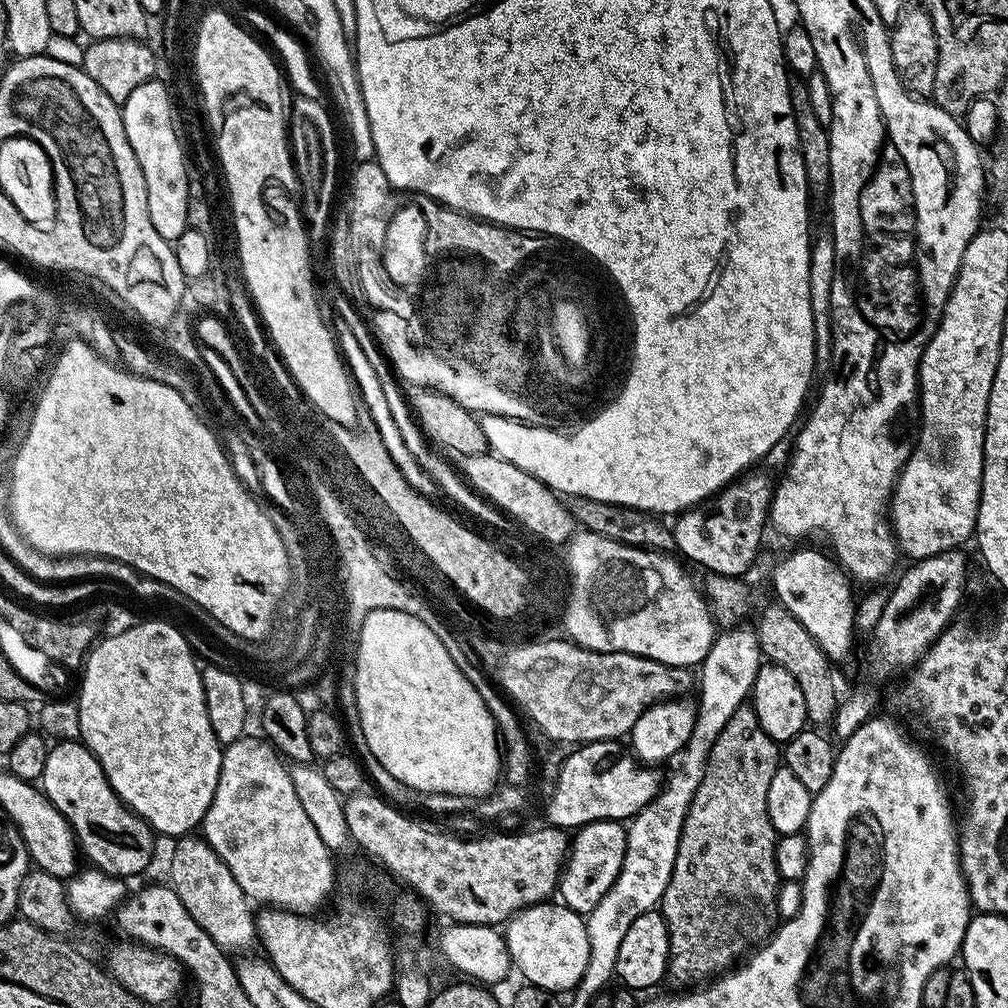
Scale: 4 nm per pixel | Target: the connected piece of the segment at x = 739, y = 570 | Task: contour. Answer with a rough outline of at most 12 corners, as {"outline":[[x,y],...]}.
{"outline":[[756,471],[679,513],[675,549],[745,577],[774,484]]}

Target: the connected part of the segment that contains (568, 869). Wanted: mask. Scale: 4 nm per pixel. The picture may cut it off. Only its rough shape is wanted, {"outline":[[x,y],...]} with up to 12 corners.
{"outline":[[618,820],[575,829],[559,899],[587,917],[614,886],[628,829]]}

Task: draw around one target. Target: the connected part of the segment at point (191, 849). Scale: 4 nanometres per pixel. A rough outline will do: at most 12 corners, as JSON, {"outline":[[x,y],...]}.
{"outline":[[203,835],[173,844],[167,879],[229,954],[255,949],[253,905]]}

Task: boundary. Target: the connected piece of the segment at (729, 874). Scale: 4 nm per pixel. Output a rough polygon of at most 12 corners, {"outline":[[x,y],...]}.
{"outline":[[734,710],[658,911],[668,976],[729,971],[774,931],[781,749]]}

